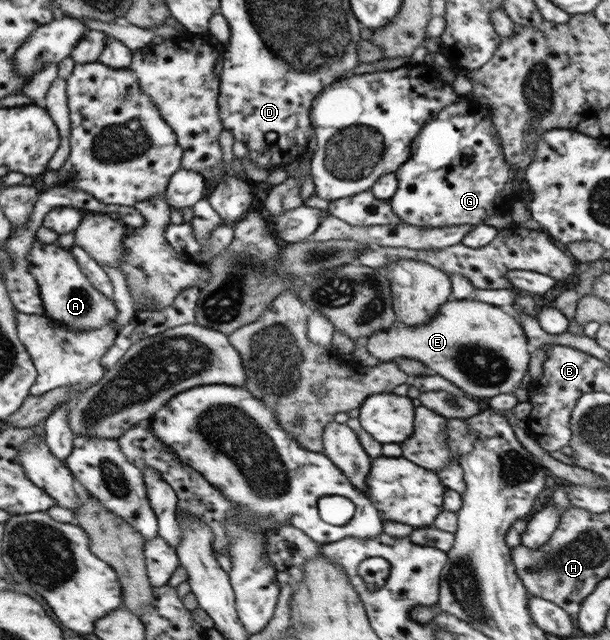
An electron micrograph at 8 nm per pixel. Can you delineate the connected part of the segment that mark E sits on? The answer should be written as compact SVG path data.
M454 300L440 306L438 314L419 327L409 327L402 321L394 321L384 331L377 330L367 337L367 350L379 362L413 358L425 364L429 370L443 376L461 389L465 395L489 399L497 394L512 393L519 402L528 401L532 383L528 380L531 353L523 326L518 319L506 315L503 308L477 300Z

